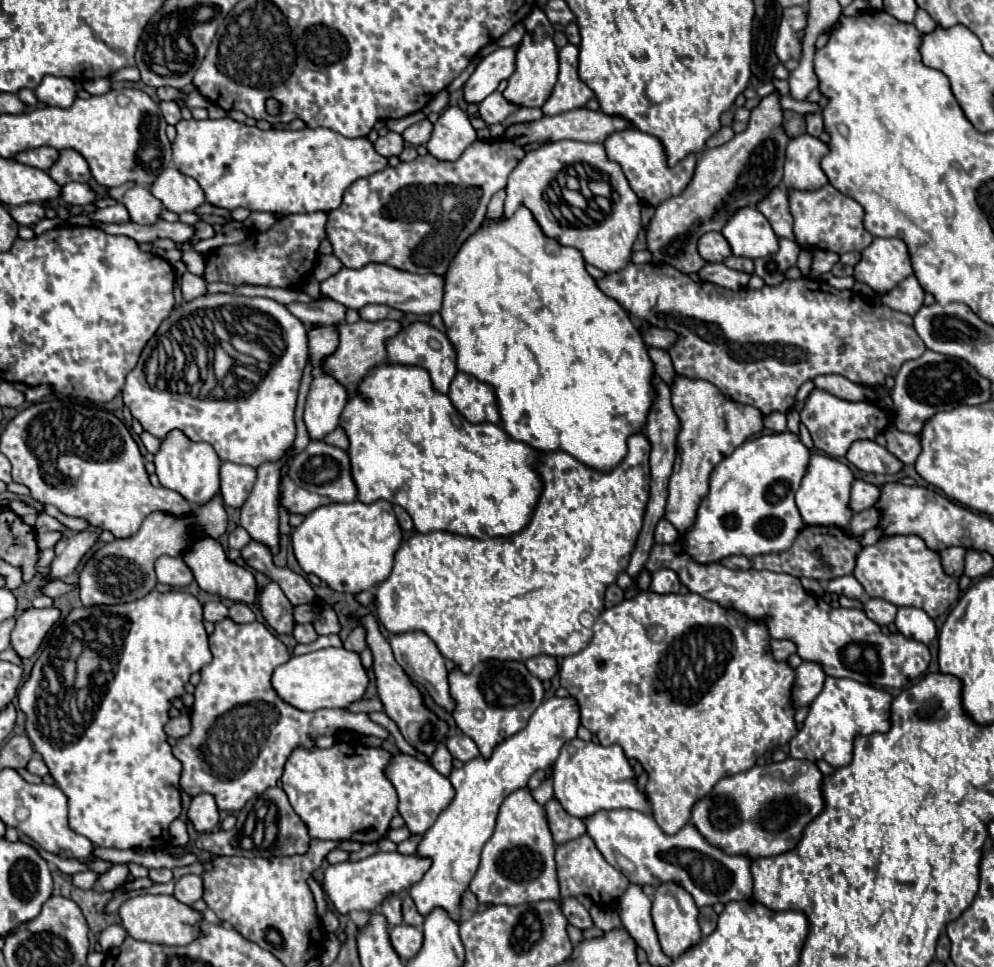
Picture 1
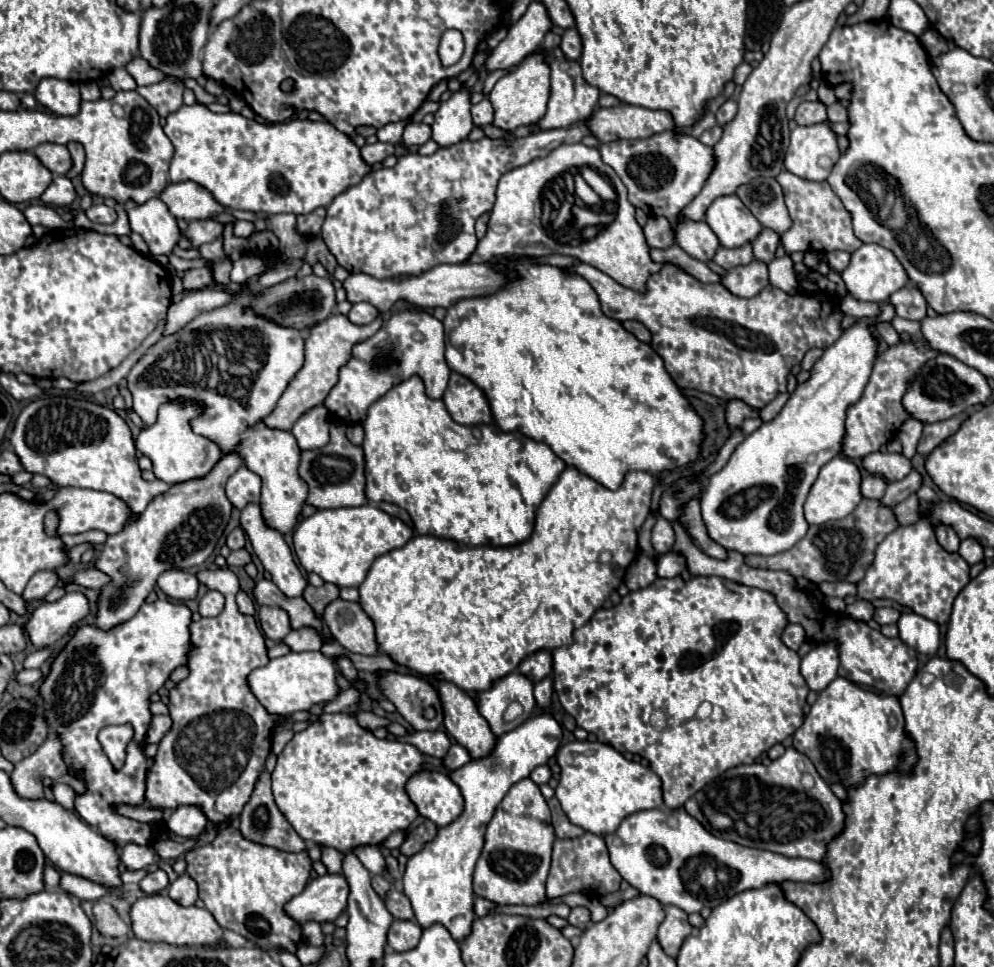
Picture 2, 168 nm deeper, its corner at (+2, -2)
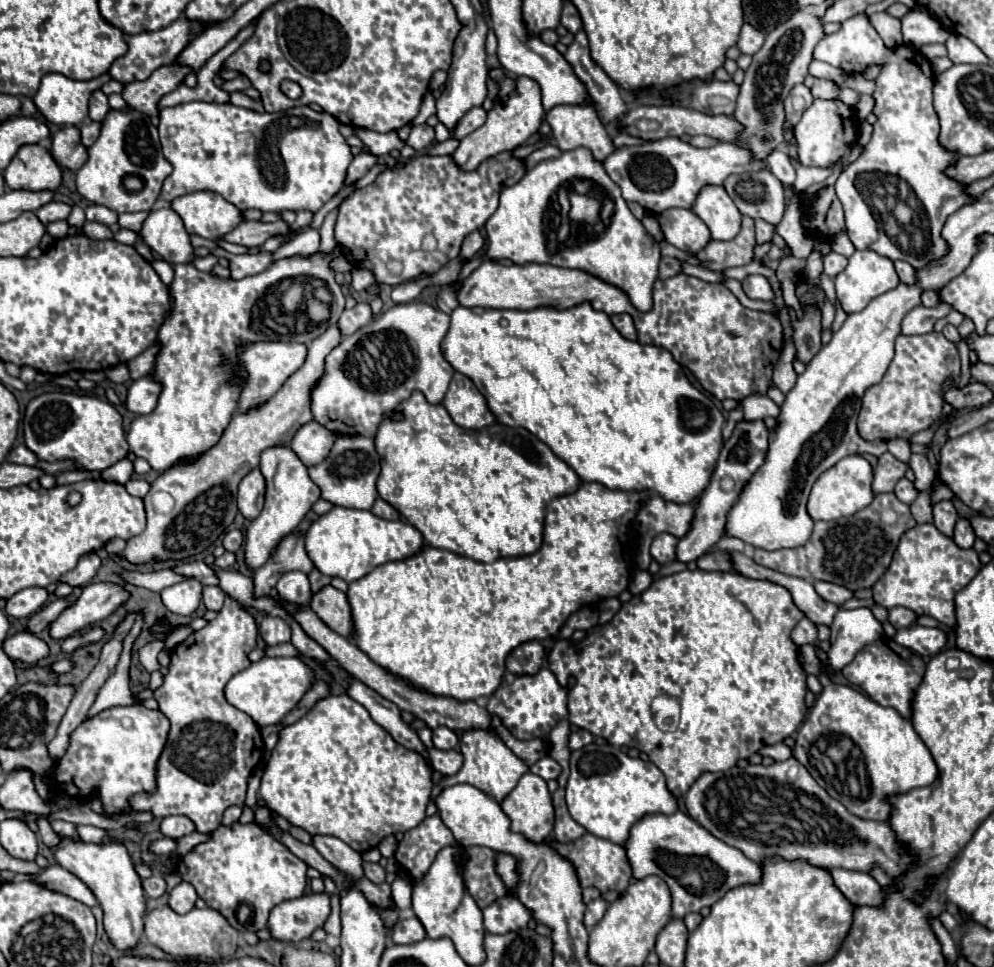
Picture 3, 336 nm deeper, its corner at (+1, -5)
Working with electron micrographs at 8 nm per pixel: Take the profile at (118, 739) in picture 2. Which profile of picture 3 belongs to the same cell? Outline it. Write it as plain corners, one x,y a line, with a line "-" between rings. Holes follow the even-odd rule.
144,705
114,707
84,721
70,735
70,749
52,773
52,783
58,791
70,797
100,795
106,811
128,813
128,797
140,791
154,791
156,761
164,749
170,721

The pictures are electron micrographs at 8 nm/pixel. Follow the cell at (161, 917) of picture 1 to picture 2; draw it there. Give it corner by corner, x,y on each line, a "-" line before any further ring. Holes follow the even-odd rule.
161,894
139,898
131,908
131,920
135,936
147,942
163,942
171,946
213,946
223,938
223,928
215,922
213,914
207,908
185,908
173,902
169,896

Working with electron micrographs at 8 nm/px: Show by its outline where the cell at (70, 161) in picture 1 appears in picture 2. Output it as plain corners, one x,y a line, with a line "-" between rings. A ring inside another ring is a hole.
69,142
67,144
67,148
69,148
69,152
71,152
71,158
73,158
73,168
71,168
71,172
67,174
69,178
75,178
77,174
81,174
81,170
83,170
83,162
85,162
85,148
79,144
79,142

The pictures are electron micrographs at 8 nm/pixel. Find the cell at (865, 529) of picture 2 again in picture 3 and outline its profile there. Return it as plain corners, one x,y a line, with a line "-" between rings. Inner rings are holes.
882,493
882,495
876,495
866,509
850,517
842,517
828,523
818,521
814,525
810,539
802,547
780,549
780,551
756,549
754,561
758,565
764,565
768,569
774,569
786,575
814,579
814,581
828,581
828,583
842,585
850,591
858,591
862,587
872,587
882,577
882,573
888,569
892,561
892,553
898,545
900,535
914,525
916,521
910,515
910,507
902,503
894,493
-
884,509
894,509
898,513
898,521
894,525
886,525
880,519
880,513

